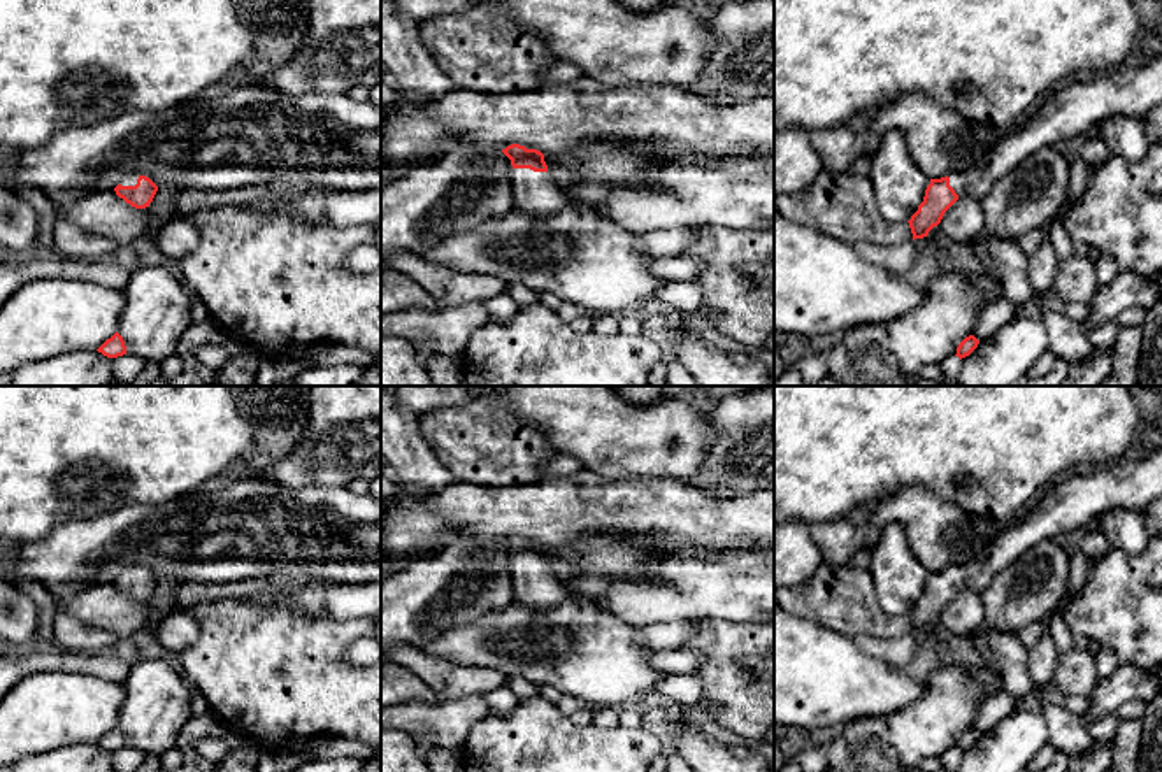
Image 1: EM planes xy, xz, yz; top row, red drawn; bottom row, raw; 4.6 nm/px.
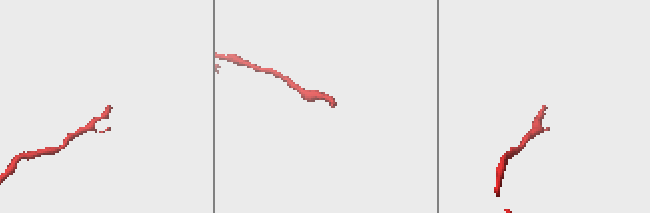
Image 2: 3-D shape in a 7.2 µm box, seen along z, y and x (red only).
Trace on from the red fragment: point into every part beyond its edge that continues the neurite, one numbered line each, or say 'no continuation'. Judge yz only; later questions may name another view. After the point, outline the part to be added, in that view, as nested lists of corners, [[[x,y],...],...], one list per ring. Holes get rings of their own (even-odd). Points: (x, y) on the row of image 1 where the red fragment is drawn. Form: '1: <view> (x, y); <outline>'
1: yz (1133, 90); [[[1162,51],[1153,58],[1134,58],[1113,72],[1074,77],[1051,91],[1022,125],[1001,135],[981,168],[951,172],[950,186],[958,197],[981,200],[1030,153],[1087,137],[1115,116],[1143,121],[1160,104]]]

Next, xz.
1: xz (536, 193); [[[513,168],[514,207],[532,216],[549,216],[569,205],[549,172]]]

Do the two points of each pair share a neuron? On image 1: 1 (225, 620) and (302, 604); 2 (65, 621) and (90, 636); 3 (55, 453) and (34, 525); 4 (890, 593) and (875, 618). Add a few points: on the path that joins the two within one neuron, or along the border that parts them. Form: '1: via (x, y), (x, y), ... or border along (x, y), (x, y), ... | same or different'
1: border along (244, 600), (251, 606), (283, 606), (325, 618) | different
2: via (71, 627), (79, 636), (85, 636) | same
3: via (37, 471), (34, 474), (34, 507) | same
4: border along (867, 569), (878, 604), (894, 616), (906, 616) | different

